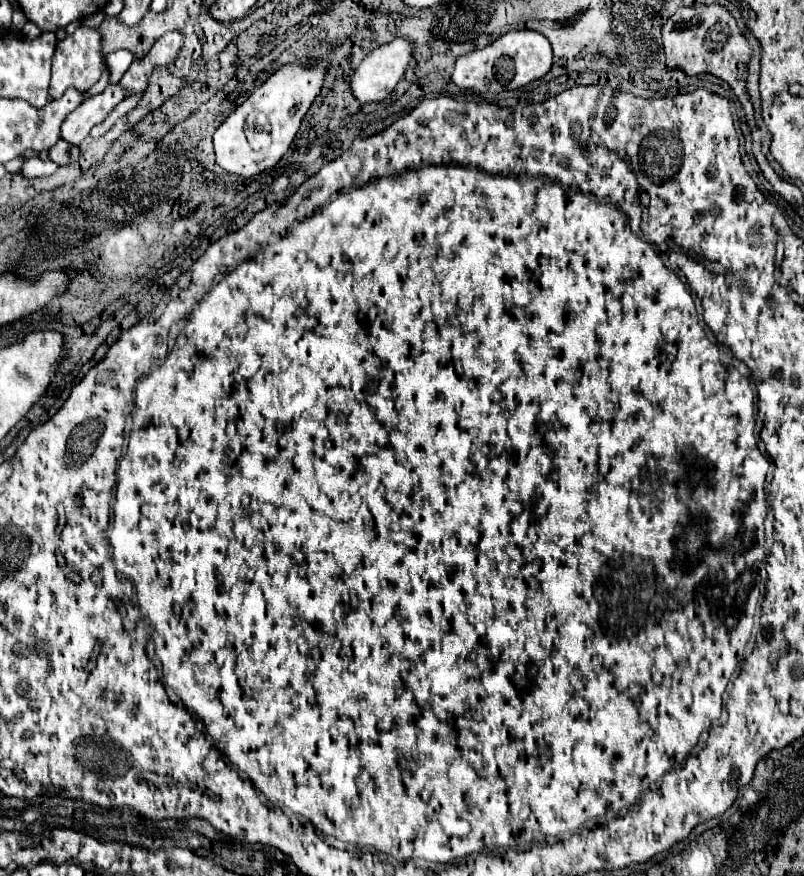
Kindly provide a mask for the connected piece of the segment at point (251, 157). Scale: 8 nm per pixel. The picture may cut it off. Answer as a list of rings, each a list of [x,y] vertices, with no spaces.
[[[326,59],[310,65],[284,65],[280,71],[268,77],[242,105],[238,105],[226,121],[214,133],[216,163],[234,175],[254,177],[266,169],[272,169],[280,157],[290,149],[294,135],[300,129],[302,117],[320,95],[326,73]]]

